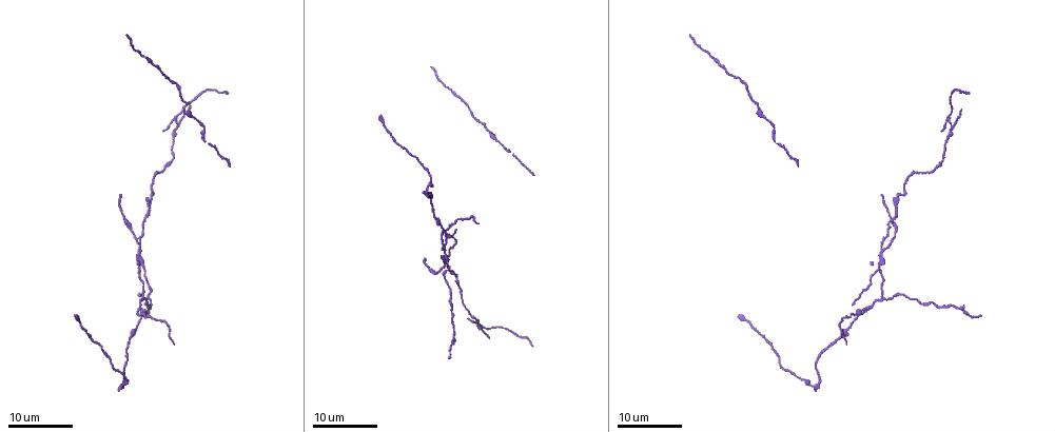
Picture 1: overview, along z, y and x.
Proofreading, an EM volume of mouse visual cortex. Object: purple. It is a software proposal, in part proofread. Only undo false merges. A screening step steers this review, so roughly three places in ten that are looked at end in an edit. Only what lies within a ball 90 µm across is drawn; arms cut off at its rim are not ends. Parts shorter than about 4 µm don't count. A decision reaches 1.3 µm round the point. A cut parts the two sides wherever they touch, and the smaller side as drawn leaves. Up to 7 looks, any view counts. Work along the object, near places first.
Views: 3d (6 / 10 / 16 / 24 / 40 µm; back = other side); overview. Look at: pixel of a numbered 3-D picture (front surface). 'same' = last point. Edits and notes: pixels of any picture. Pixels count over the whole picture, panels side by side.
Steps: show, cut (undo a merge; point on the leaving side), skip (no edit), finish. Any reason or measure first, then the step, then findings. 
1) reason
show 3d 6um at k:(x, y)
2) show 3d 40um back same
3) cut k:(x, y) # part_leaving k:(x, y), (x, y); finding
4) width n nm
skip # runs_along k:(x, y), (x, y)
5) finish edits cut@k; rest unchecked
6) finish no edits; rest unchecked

thick turns thin
show 3d 24um at 1:(759, 109)

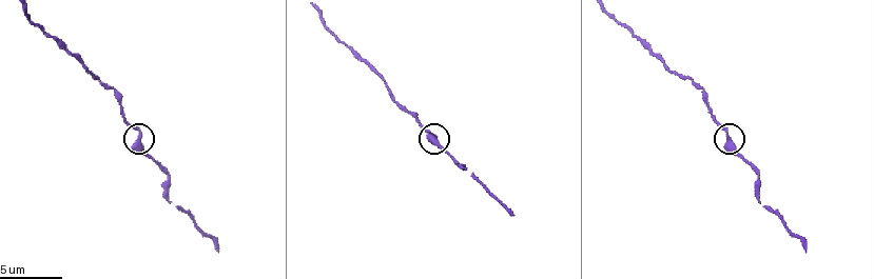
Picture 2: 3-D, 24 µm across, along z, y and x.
show 3d 6um at 2:(728, 134)

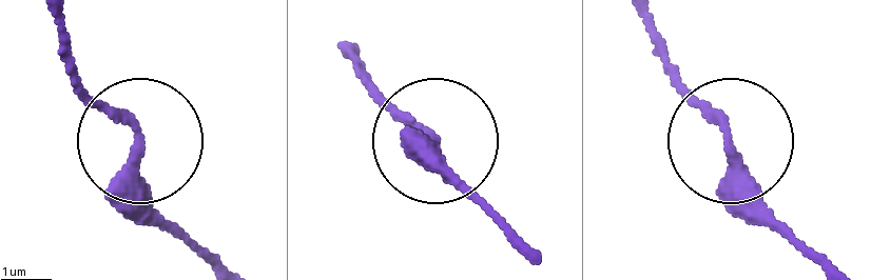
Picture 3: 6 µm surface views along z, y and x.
skip # one neuron here

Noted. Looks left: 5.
show 3d 24um at 1:(150, 206)

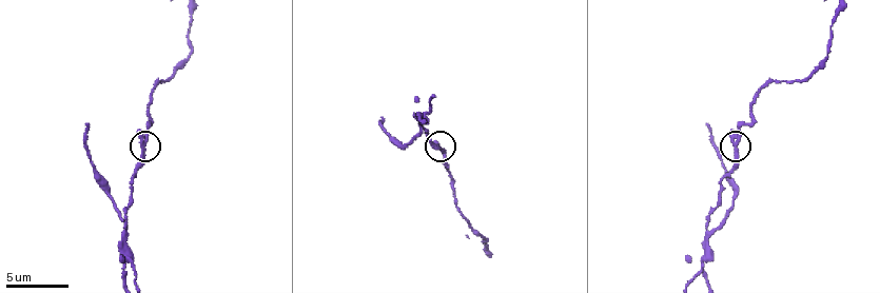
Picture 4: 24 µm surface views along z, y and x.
show 3d 10um at 4:(738, 150)

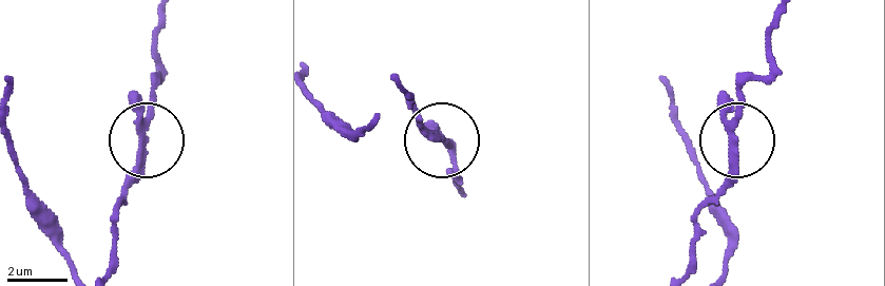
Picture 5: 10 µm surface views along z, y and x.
side_arm 57 um
skip # runs_along 5:(734, 142), (739, 77); one neuron here

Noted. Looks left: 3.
a narrow waist
show 3d 24um at 1:(935, 304)

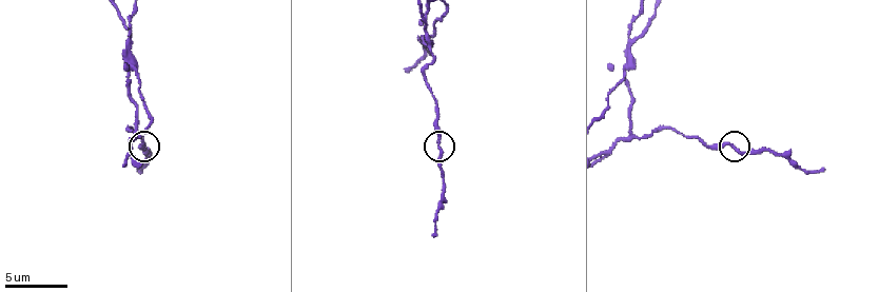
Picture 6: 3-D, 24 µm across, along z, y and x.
show 3d 10um at 6:(732, 146)

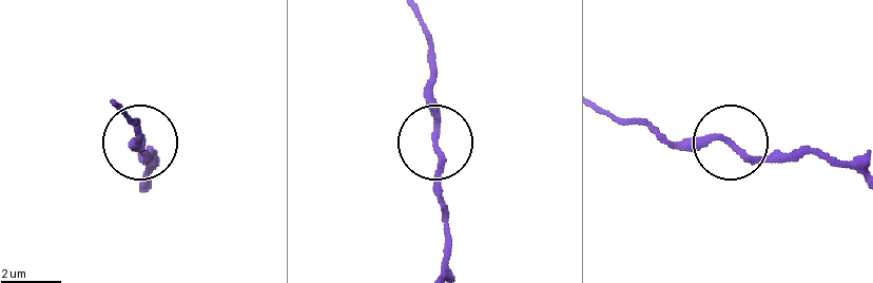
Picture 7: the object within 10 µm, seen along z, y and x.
skip # runs_along 7:(416, 18), (429, 49), (444, 234); one neuron here

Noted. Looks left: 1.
finish no edits; rest unchecked

